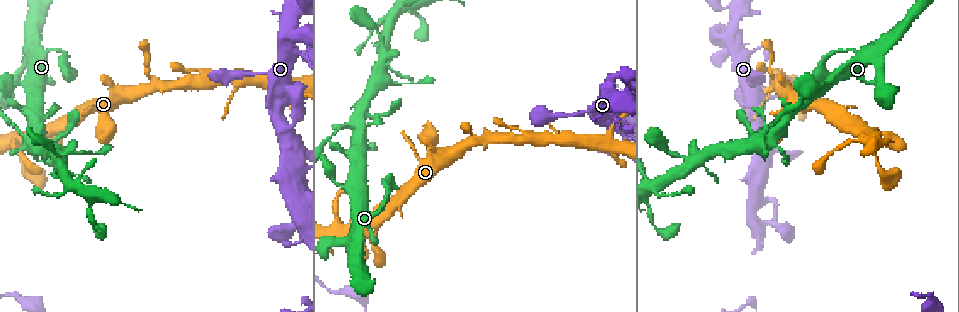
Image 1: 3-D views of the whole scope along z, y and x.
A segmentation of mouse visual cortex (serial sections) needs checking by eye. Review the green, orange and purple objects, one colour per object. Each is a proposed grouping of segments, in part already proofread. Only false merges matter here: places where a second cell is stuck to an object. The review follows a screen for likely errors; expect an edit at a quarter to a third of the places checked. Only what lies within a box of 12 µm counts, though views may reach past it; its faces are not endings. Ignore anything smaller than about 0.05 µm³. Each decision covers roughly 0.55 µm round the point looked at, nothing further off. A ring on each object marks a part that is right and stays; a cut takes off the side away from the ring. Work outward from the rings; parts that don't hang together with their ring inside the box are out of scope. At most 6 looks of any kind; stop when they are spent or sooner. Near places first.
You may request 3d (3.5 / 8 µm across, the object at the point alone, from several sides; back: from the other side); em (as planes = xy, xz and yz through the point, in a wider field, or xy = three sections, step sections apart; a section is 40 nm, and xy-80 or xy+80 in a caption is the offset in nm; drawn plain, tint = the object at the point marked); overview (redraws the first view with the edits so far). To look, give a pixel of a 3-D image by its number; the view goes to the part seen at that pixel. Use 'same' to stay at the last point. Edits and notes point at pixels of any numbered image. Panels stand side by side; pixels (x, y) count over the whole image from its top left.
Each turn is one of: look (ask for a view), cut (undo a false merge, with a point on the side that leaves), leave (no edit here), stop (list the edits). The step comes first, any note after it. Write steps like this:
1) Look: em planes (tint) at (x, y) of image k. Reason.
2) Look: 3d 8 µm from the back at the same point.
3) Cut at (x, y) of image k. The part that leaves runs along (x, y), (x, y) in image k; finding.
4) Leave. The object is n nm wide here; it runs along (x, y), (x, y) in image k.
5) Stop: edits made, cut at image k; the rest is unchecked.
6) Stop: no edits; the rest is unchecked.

Look: 3d 3.5 µm at (771, 128) of image 1. Abrupt turn.

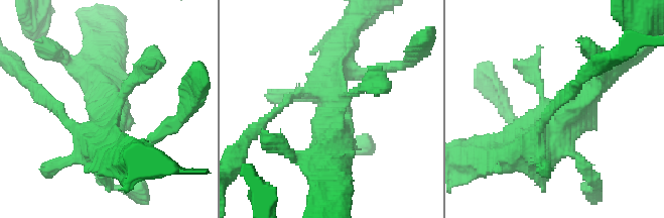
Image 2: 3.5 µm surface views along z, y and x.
Look: em xy step 5 (tint) at (108, 114) of image 2.

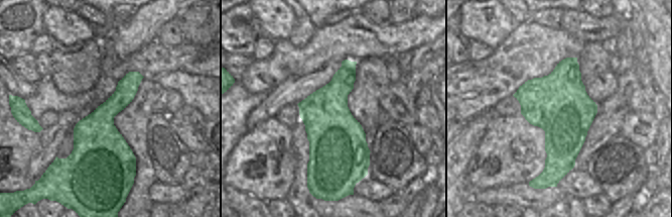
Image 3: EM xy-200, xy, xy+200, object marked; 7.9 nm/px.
Leave. It runs along (330, 149), (334, 103), (374, 82) in image 2; one cell here.

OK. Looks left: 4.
Look: 3d 8 µm from the back at (147, 63) of image 1. Thin neck.

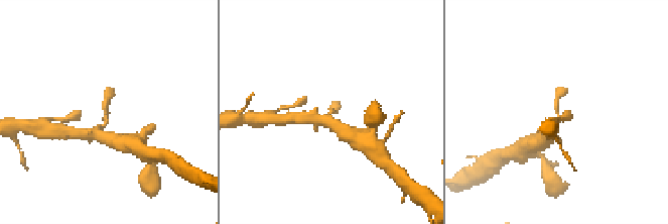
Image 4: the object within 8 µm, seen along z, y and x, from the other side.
Look: 3d 3.5 µm from the back at (105, 113) of image 4.

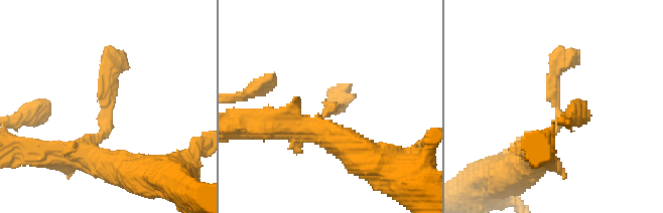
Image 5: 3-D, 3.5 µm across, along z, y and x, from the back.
Look: em xy step 3 (tint) at (556, 105) of image 5. Shape alone is not enough.

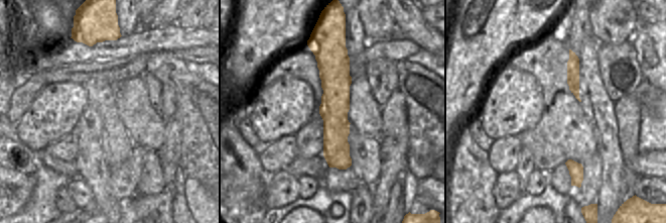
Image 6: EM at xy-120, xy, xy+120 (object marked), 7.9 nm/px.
Leave. The object is 240 nm wide here; it runs along (324, 44), (344, 166) in image 6; all the same cell.

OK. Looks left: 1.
Stop: no edits; the rest is unchecked.

